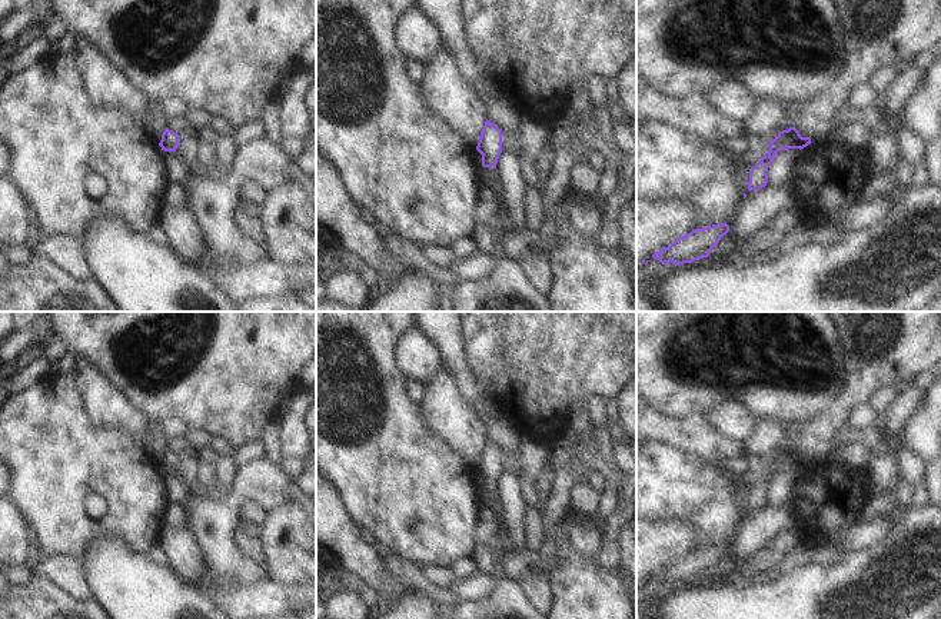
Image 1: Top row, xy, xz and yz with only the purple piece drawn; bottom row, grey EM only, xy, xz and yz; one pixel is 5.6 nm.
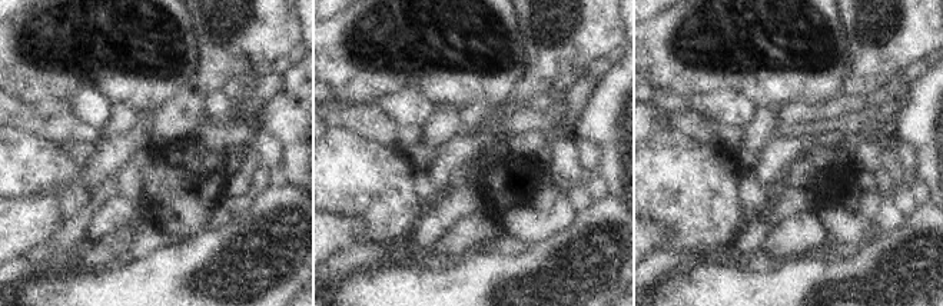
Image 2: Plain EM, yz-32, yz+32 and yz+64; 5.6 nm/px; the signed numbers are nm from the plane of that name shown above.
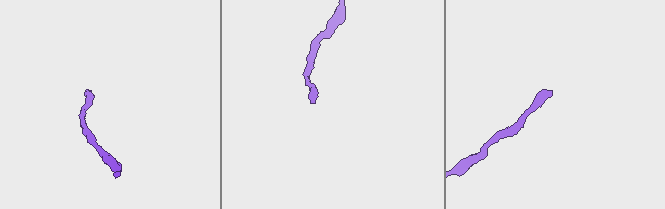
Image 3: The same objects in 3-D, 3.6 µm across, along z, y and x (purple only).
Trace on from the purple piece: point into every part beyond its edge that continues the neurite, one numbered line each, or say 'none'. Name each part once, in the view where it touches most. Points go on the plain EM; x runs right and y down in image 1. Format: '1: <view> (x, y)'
none

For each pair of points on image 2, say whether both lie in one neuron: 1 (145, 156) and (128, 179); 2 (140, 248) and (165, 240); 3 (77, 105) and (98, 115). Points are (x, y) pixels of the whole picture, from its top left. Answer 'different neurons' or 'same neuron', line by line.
1: same neuron
2: same neuron
3: same neuron

